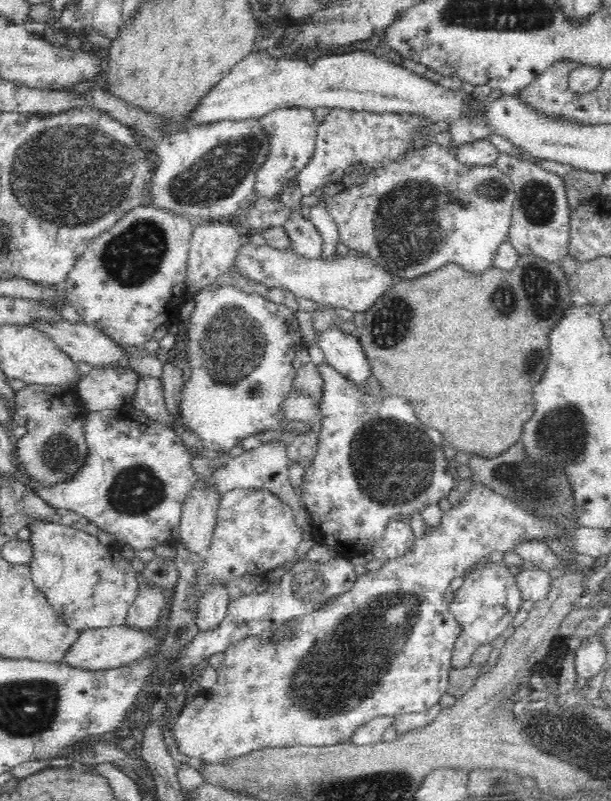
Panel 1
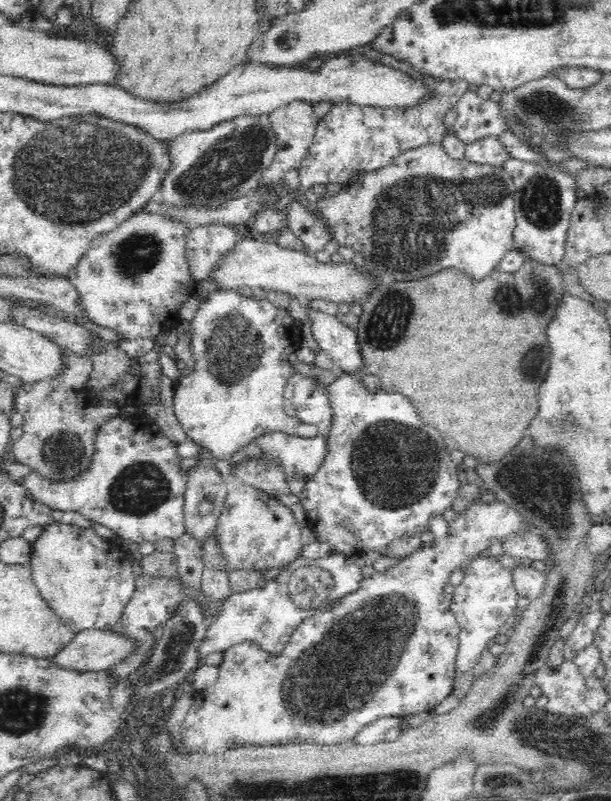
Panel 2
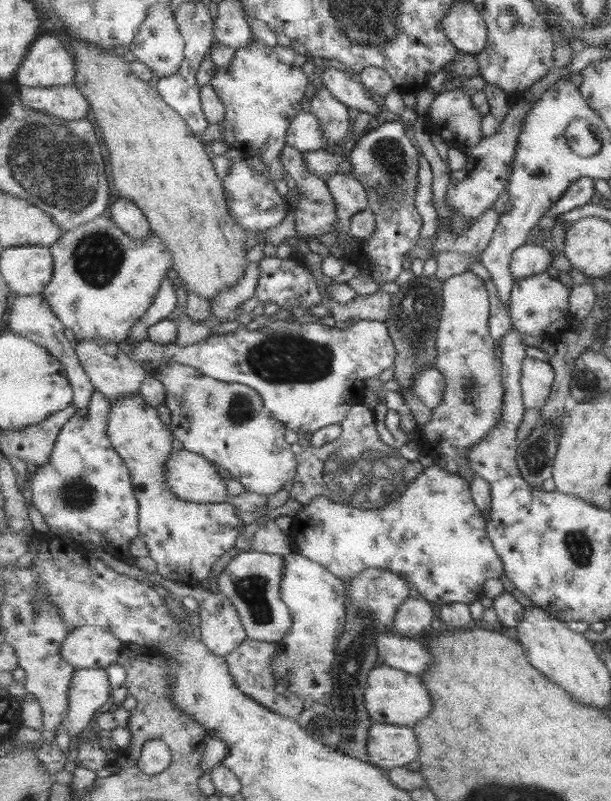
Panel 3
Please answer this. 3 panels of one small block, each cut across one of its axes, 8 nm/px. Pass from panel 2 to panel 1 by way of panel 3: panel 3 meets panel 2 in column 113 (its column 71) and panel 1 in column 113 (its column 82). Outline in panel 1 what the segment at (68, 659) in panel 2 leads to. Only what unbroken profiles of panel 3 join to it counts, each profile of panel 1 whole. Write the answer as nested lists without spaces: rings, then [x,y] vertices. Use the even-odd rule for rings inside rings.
[[[124,625],[108,628],[93,628],[79,631],[76,642],[62,658],[62,663],[84,670],[103,671],[130,665],[144,657],[148,657],[157,650],[162,640],[163,631],[140,632],[135,628],[126,628]]]

